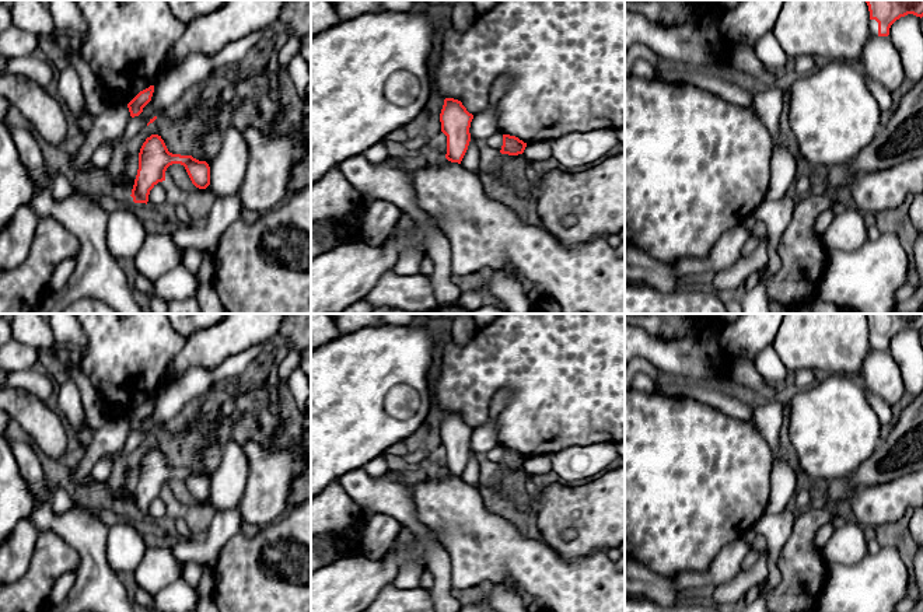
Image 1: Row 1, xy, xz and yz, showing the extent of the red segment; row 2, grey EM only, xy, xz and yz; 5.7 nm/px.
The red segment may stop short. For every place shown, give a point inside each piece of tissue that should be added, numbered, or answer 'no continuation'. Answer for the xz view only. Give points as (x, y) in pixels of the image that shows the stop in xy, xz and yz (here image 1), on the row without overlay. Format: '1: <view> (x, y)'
no continuation

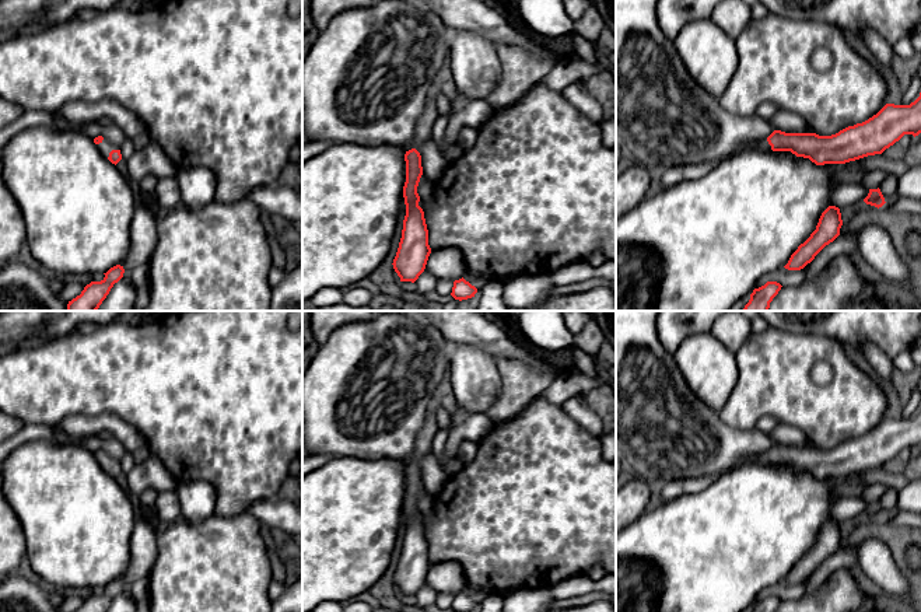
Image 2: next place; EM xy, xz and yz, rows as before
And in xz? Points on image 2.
1: xz (426, 434)

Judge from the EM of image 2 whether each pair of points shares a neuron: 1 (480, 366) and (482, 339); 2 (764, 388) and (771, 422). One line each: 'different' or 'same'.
1: different
2: different

